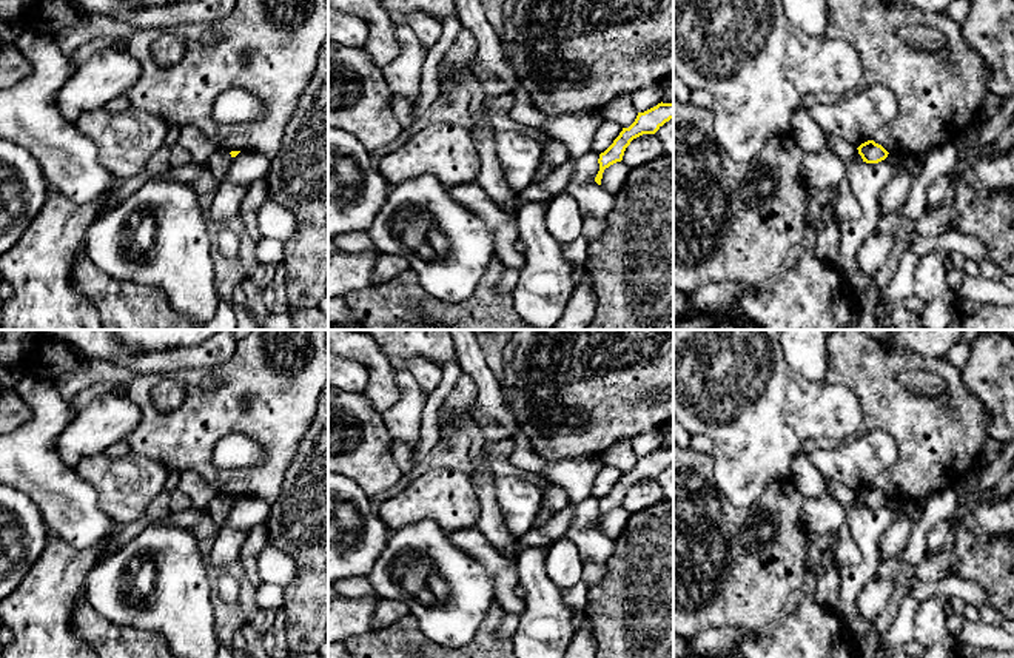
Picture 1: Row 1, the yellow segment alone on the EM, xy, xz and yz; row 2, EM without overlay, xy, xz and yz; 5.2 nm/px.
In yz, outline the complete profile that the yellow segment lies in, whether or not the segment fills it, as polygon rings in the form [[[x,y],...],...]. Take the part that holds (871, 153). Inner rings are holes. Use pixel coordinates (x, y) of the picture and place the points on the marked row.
[[[874,140],[861,143],[857,149],[866,163],[878,163],[889,154],[881,145],[875,143]]]

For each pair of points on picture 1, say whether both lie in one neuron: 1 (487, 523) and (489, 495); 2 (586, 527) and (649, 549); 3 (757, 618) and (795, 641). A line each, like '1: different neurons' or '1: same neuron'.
1: same neuron
2: different neurons
3: different neurons

